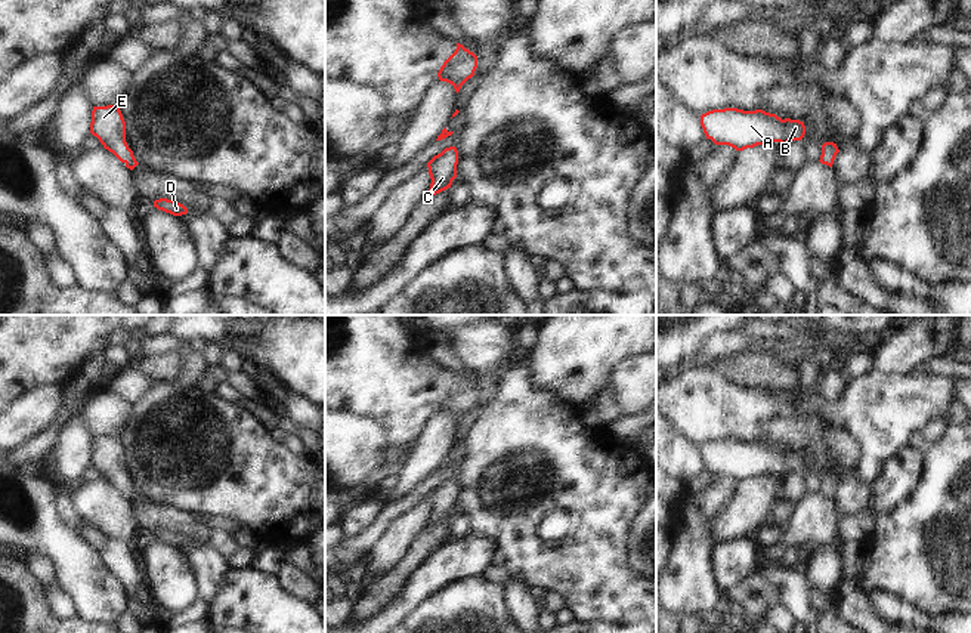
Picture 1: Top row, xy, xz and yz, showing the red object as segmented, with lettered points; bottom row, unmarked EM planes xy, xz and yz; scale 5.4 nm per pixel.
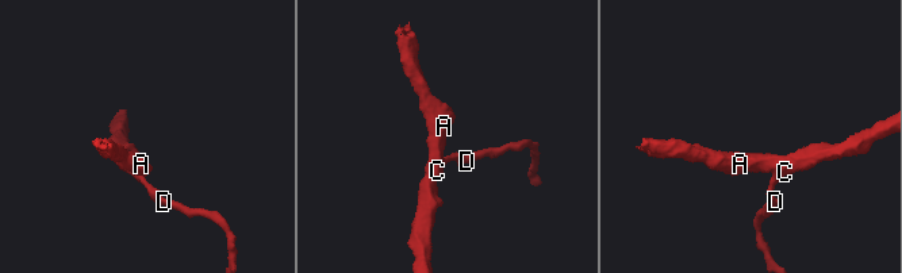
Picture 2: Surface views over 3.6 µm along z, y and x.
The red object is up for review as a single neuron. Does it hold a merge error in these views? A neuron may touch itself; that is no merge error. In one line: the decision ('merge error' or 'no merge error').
no merge error

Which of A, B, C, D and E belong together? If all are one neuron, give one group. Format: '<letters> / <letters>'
A B C D E

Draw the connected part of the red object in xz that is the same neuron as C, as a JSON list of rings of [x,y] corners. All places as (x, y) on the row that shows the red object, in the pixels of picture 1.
[[[455,146],[445,148],[427,163],[432,183],[424,198],[432,198],[451,188],[452,180],[457,177],[457,164],[458,151]]]

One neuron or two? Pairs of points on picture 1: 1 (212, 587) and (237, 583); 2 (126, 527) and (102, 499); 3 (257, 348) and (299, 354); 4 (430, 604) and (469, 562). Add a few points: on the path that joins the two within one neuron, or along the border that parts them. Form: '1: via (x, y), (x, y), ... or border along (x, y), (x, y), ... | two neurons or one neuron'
1: border along (229, 568), (219, 592), (207, 605) | two neurons
2: via (118, 519), (105, 506) | one neuron
3: via (268, 349), (288, 351) | one neuron
4: border along (479, 576), (450, 581), (423, 602) | two neurons

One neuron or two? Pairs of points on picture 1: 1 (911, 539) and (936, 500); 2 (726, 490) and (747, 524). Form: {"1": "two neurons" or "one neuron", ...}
{"1": "one neuron", "2": "two neurons"}

